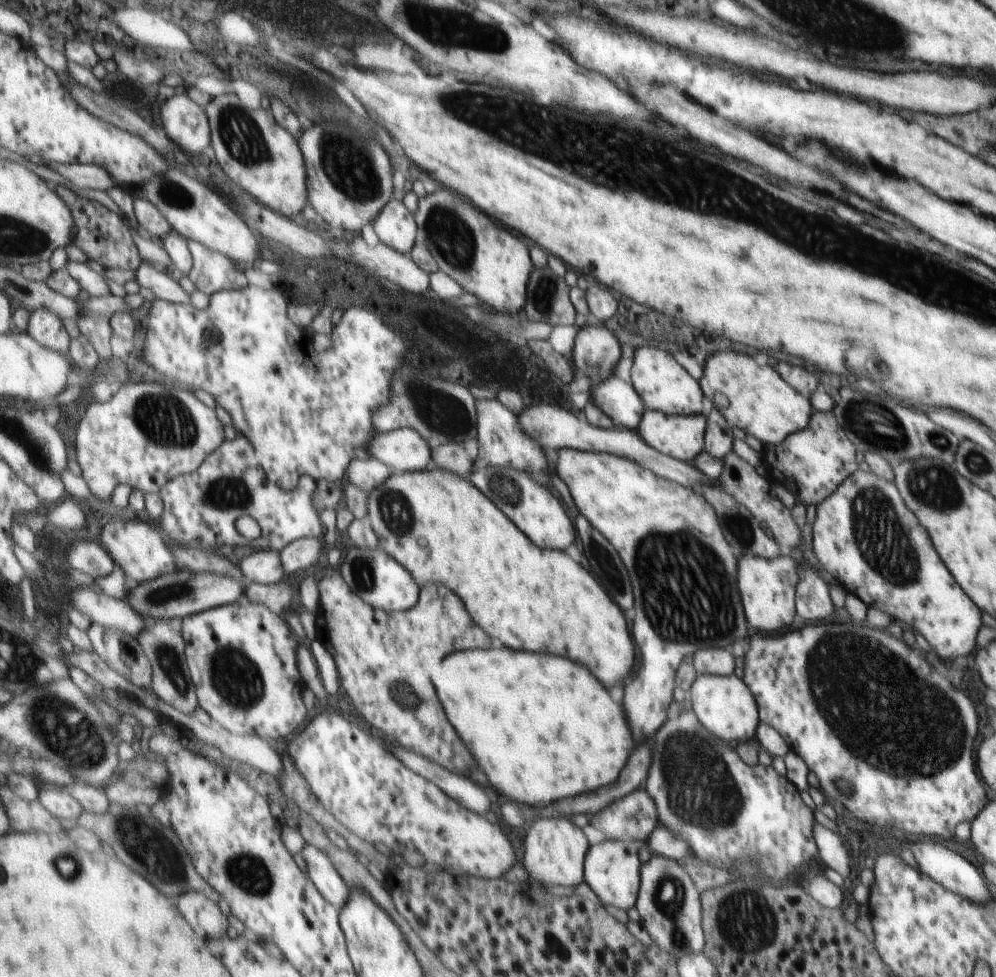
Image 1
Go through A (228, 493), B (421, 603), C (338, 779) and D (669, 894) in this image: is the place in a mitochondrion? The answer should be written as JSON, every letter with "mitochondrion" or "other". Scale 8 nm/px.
{"A":"mitochondrion","B":"other","C":"mitochondrion","D":"mitochondrion"}

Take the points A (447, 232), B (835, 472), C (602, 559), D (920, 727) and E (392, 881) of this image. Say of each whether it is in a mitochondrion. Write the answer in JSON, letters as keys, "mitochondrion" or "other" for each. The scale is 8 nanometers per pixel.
{"A":"mitochondrion","B":"other","C":"mitochondrion","D":"mitochondrion","E":"other"}

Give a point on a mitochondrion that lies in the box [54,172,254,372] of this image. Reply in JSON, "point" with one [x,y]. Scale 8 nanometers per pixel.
{"point":[168,192]}

